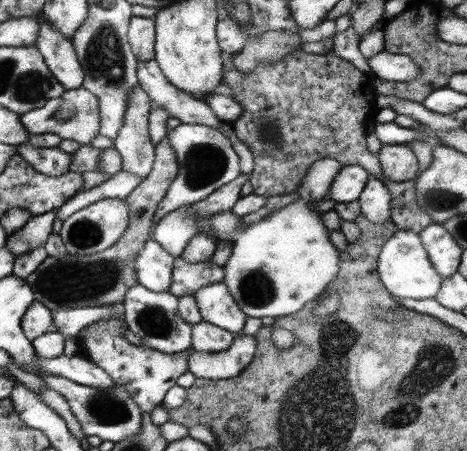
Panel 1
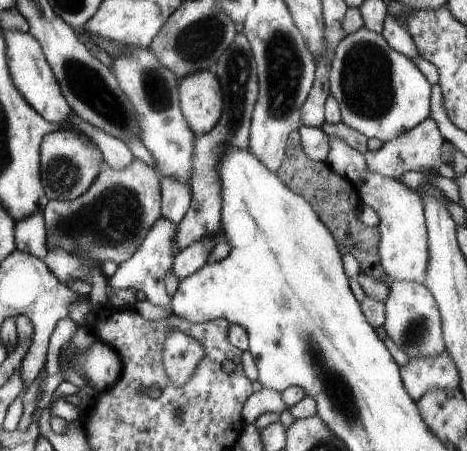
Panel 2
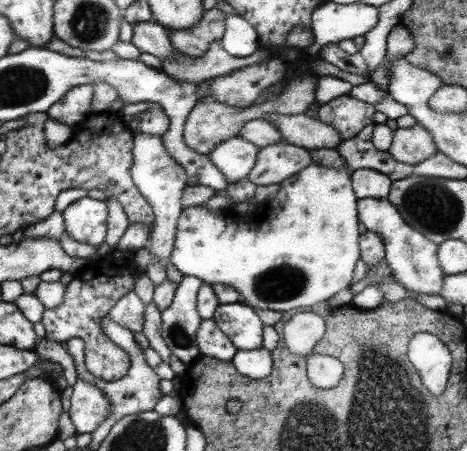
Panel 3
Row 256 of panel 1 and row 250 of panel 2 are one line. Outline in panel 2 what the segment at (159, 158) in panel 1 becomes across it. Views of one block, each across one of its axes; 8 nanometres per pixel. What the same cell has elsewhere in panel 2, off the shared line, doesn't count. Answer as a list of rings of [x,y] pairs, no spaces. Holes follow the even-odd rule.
[[[141,160],[121,170],[105,166],[93,186],[75,200],[49,200],[43,208],[47,250],[61,248],[69,254],[89,254],[95,262],[113,260],[117,266],[137,254],[149,230],[161,218],[161,174]]]

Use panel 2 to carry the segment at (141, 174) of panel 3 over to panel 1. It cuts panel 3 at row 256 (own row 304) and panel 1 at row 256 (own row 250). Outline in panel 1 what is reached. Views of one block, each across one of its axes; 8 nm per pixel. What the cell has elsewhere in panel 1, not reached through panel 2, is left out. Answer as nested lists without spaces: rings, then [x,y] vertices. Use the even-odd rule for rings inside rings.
[[[149,240],[137,254],[137,284],[151,292],[169,292],[173,262],[165,248]]]

